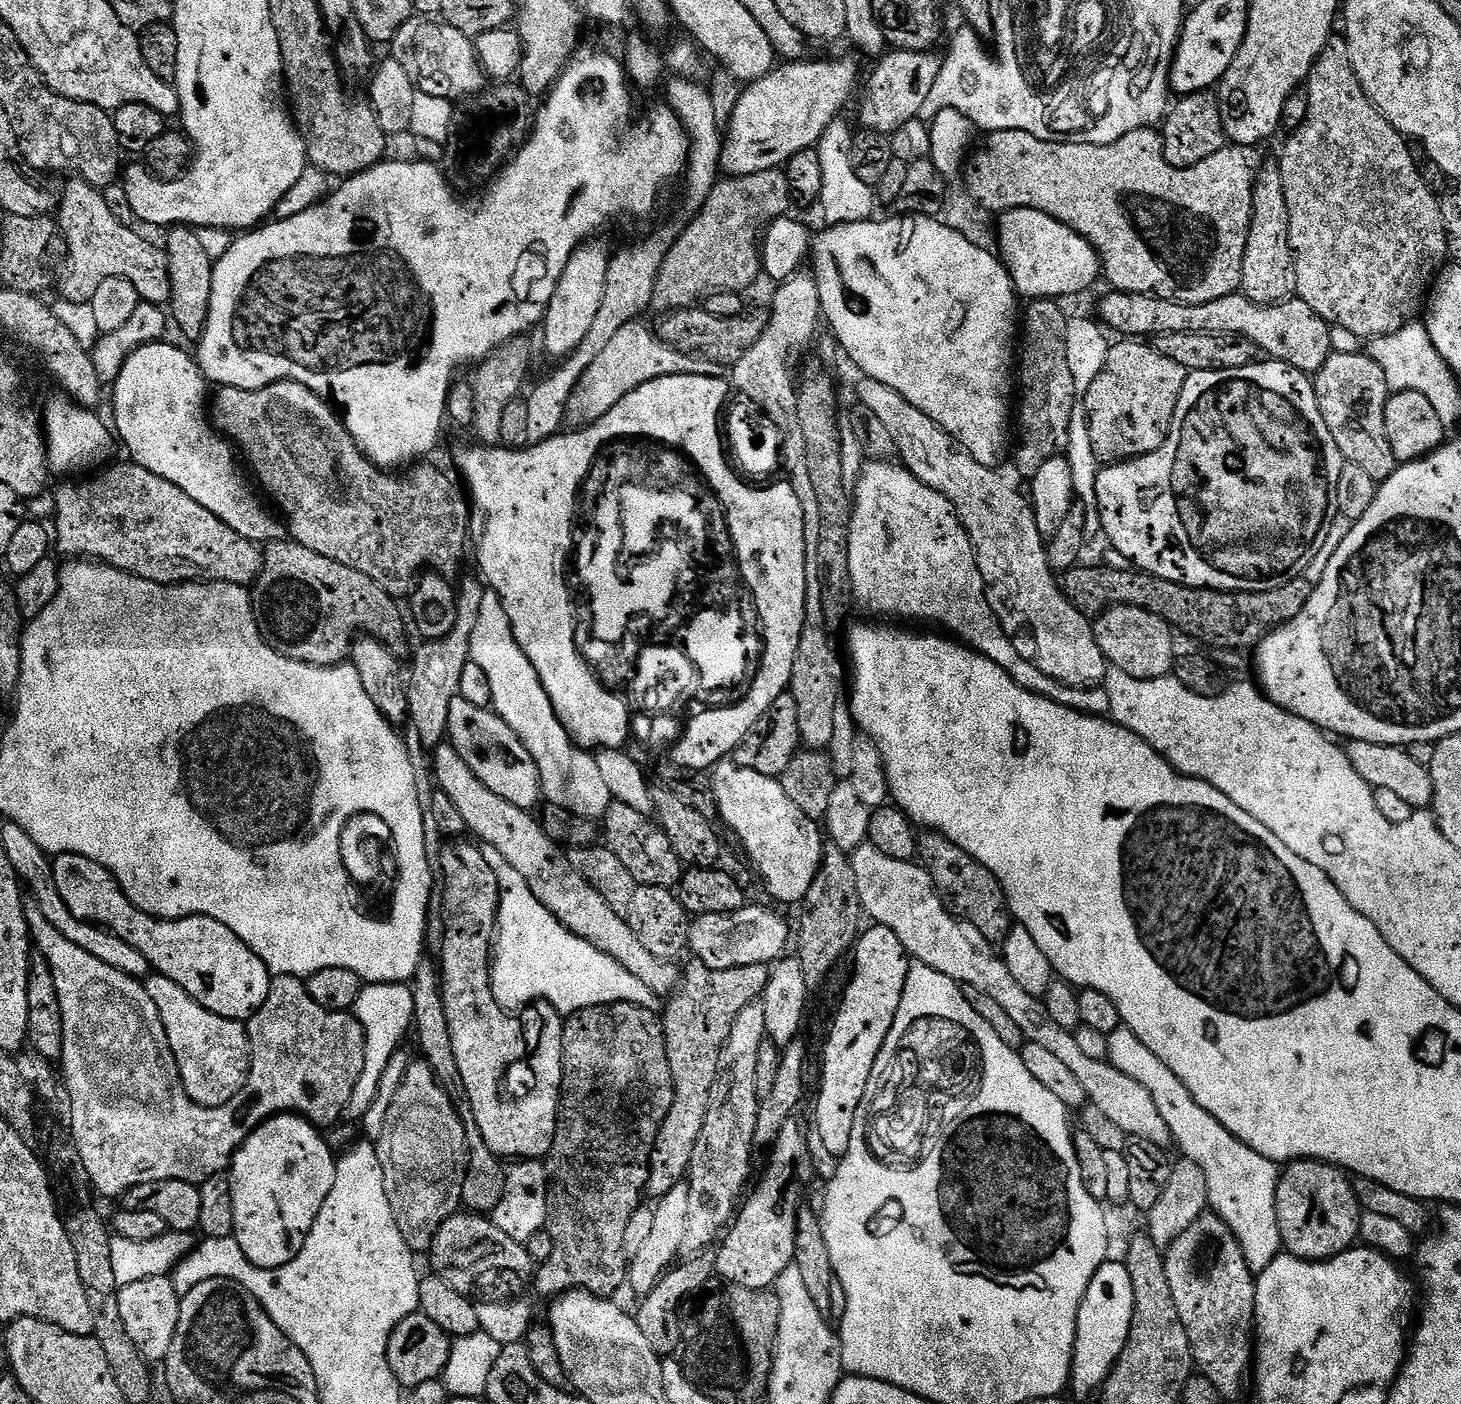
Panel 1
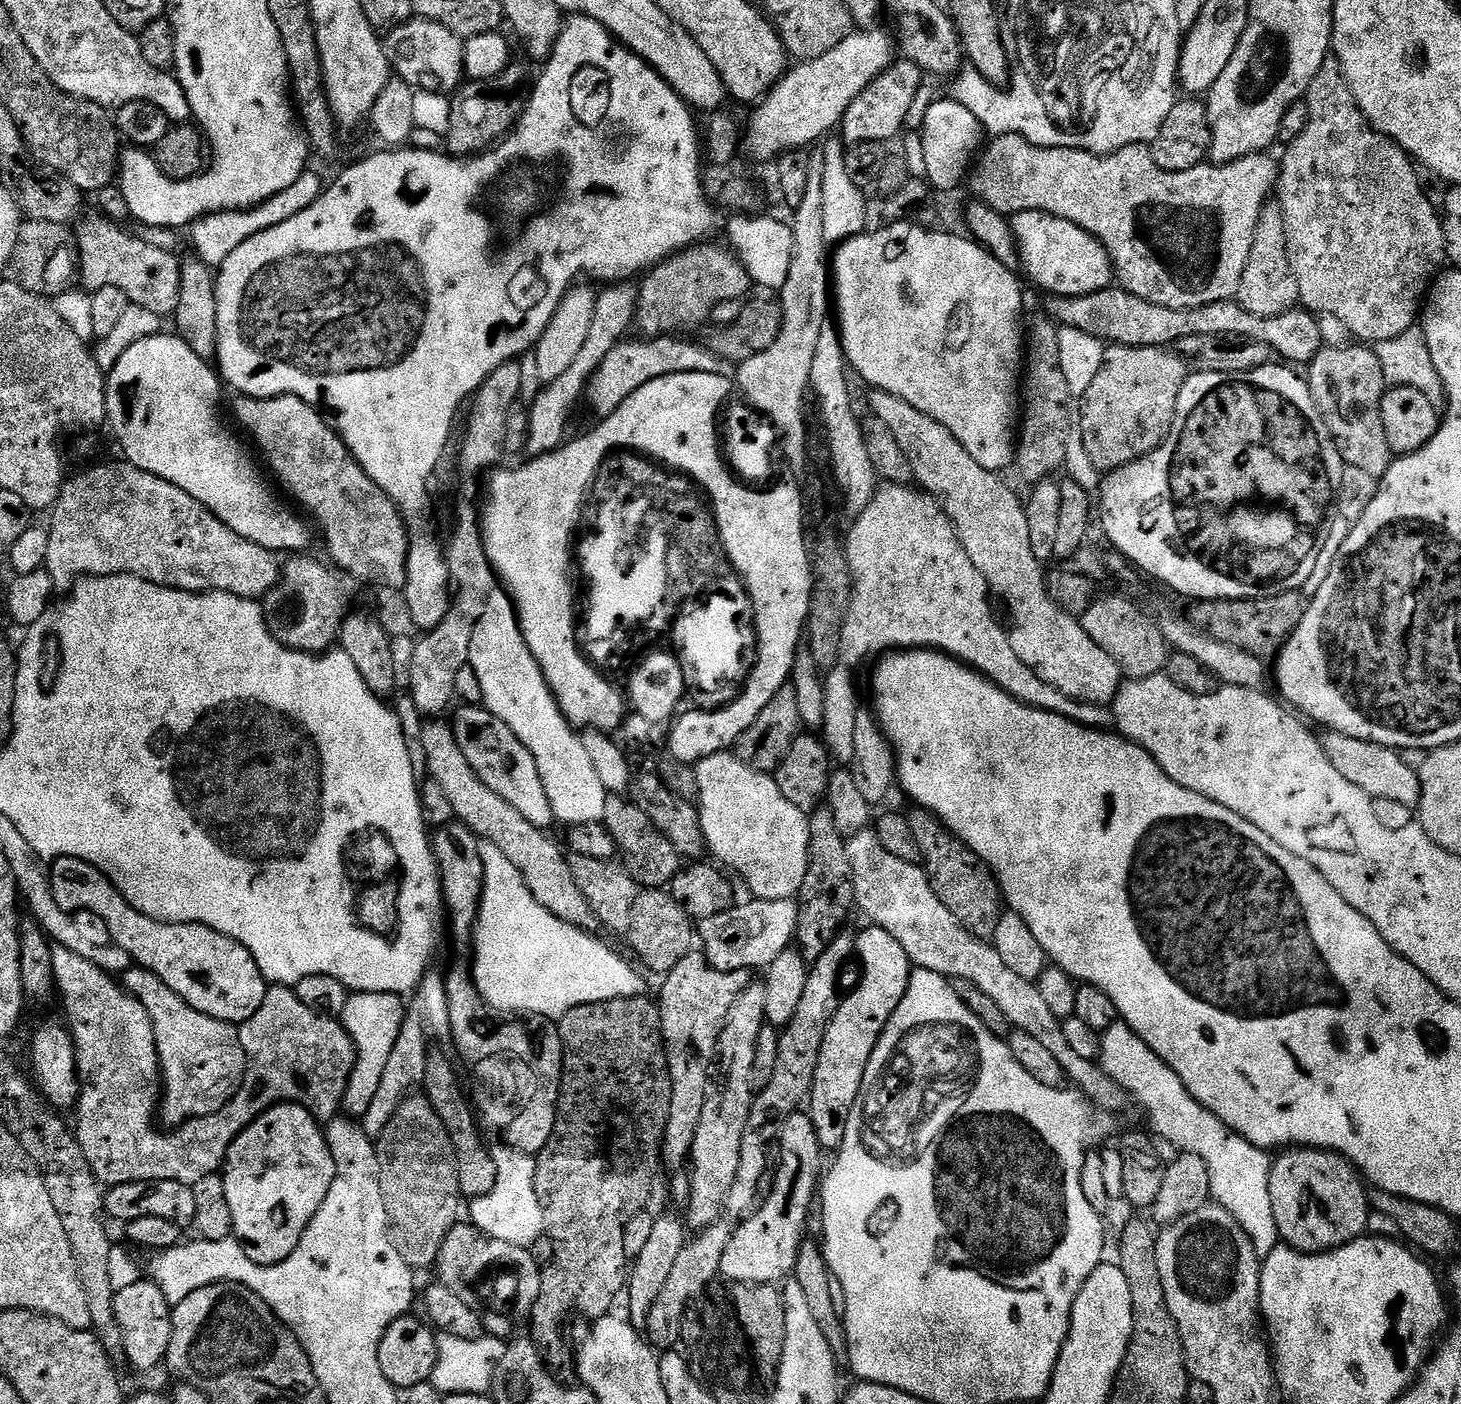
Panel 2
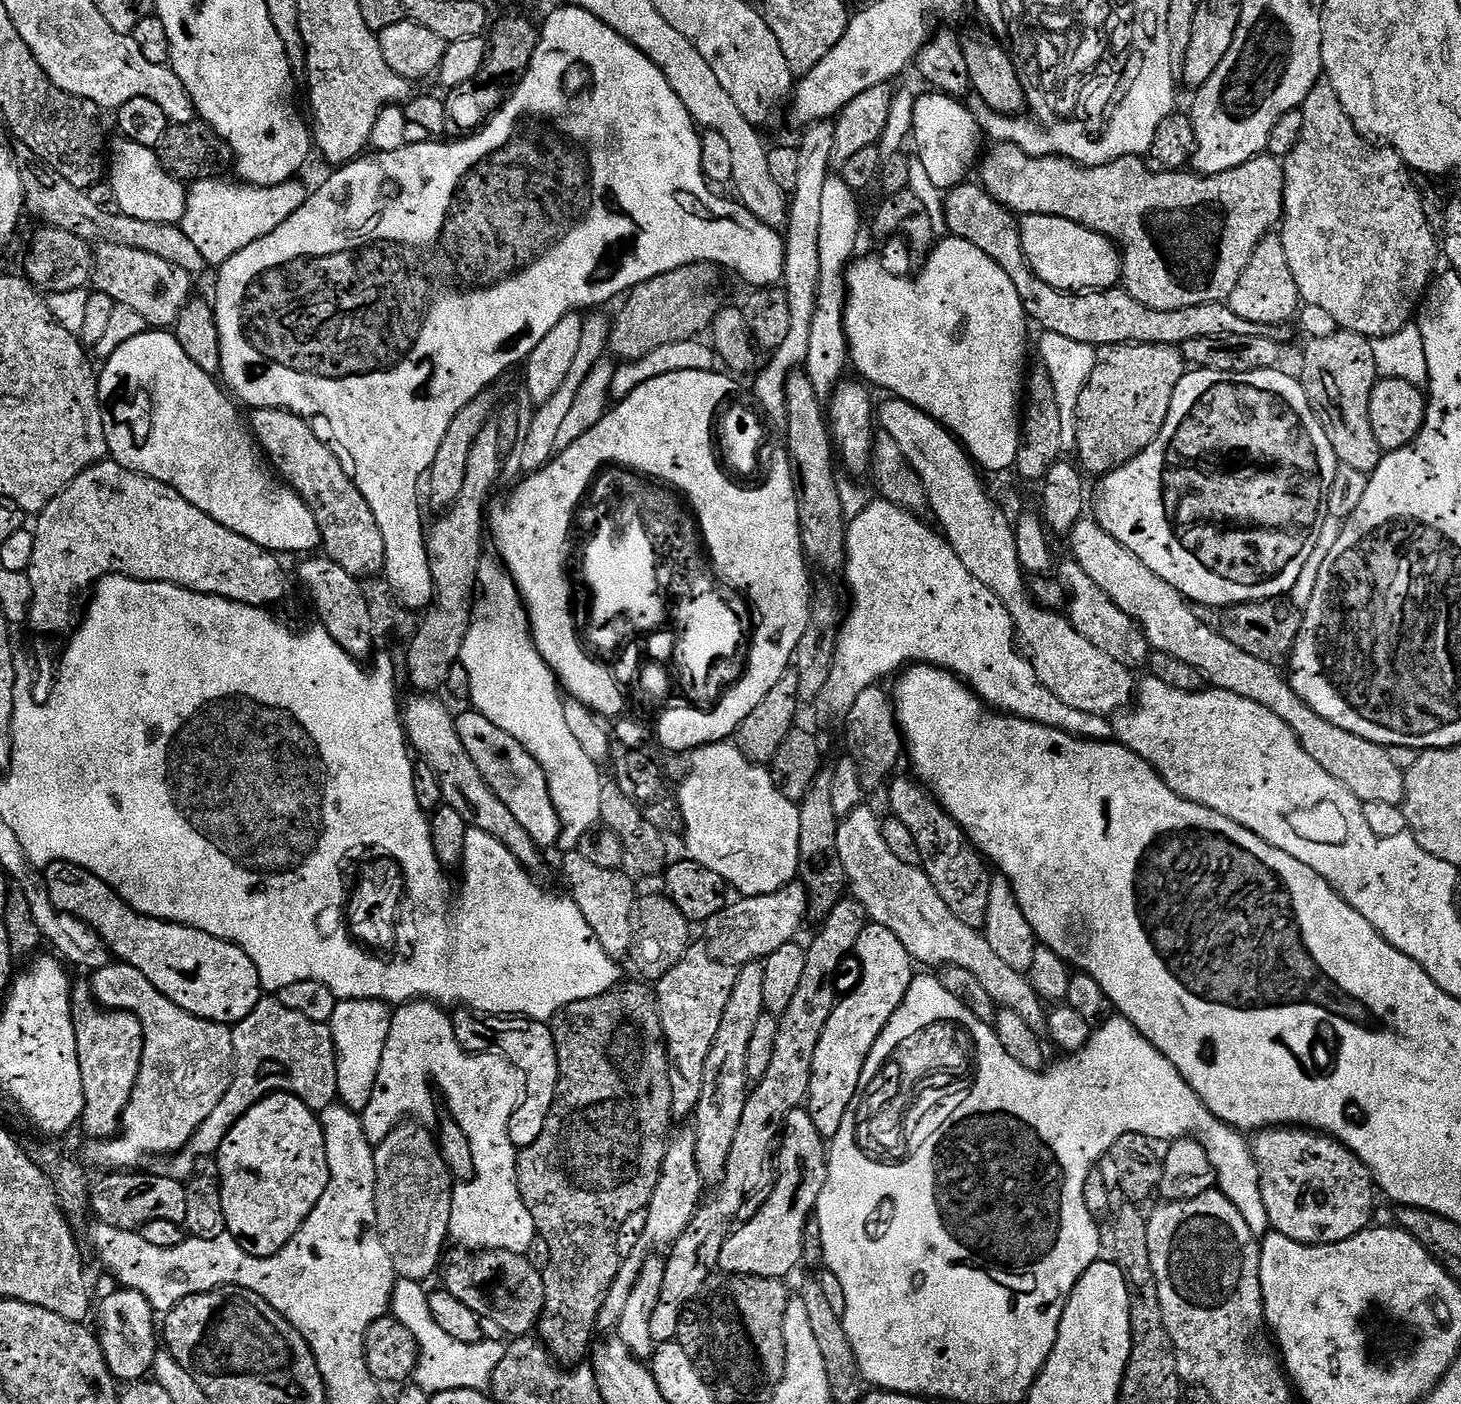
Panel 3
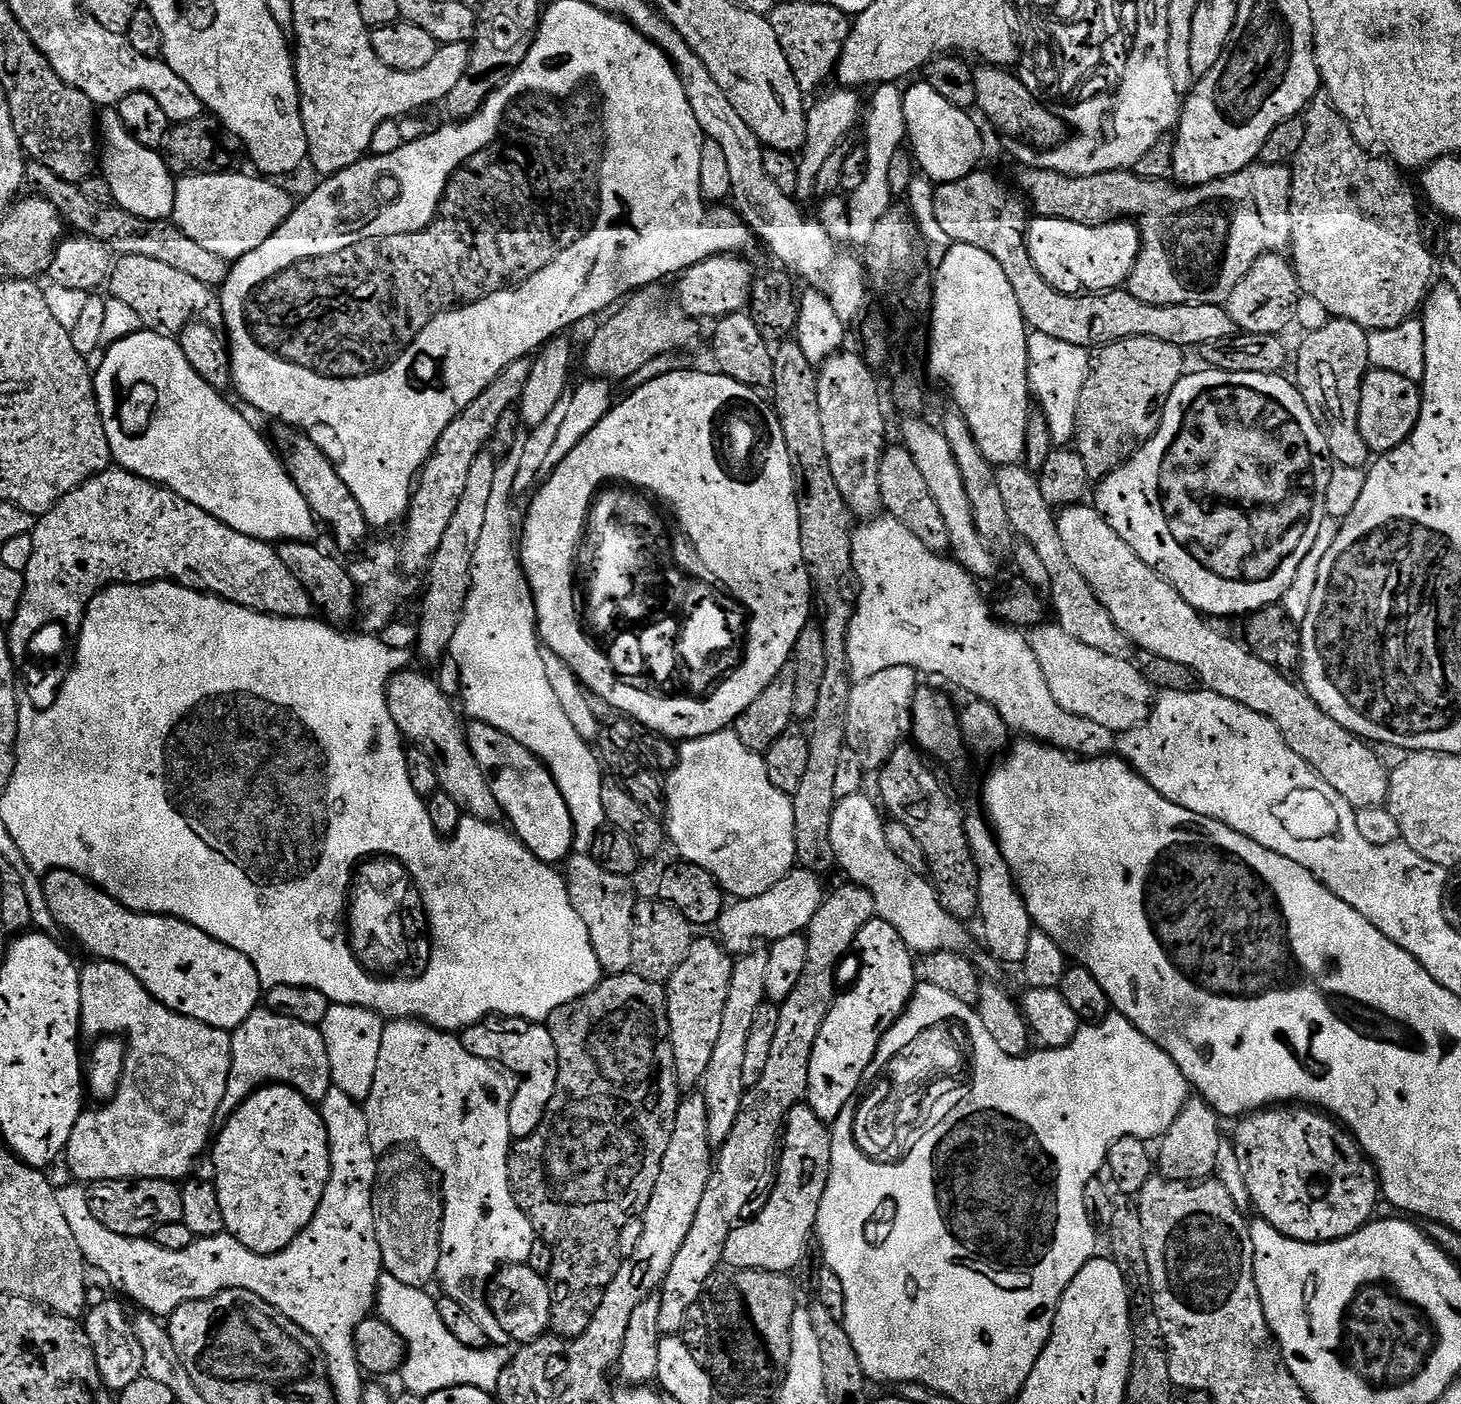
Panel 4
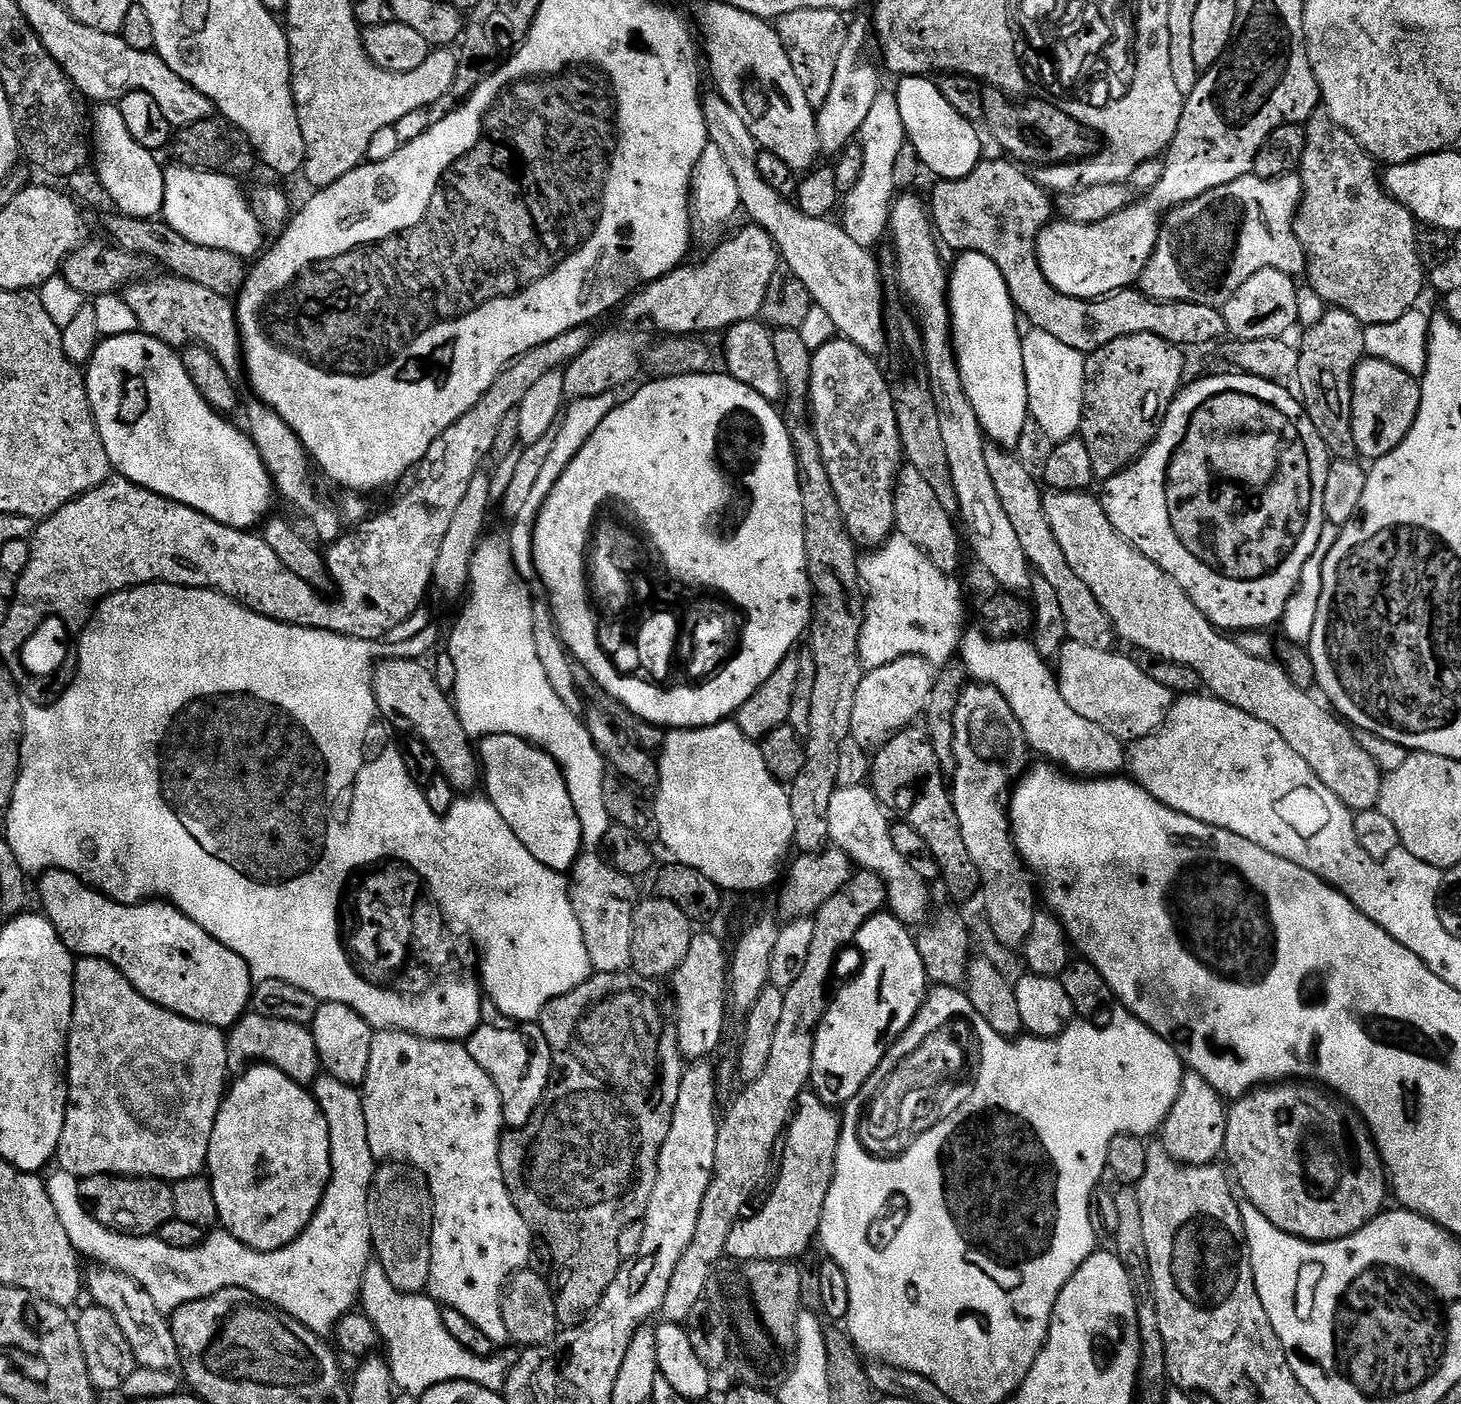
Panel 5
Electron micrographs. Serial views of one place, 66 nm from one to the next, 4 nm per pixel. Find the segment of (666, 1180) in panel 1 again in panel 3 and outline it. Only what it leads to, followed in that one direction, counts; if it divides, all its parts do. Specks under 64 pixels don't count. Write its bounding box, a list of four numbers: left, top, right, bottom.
[654,942,738,1122]

